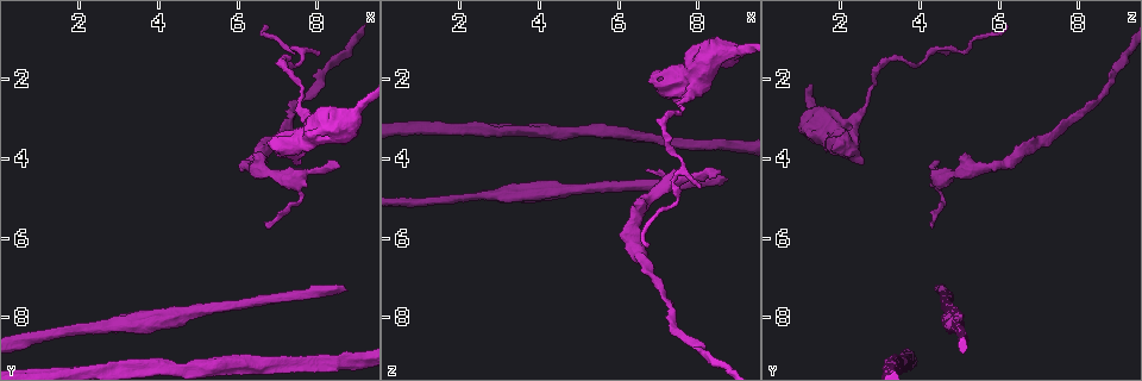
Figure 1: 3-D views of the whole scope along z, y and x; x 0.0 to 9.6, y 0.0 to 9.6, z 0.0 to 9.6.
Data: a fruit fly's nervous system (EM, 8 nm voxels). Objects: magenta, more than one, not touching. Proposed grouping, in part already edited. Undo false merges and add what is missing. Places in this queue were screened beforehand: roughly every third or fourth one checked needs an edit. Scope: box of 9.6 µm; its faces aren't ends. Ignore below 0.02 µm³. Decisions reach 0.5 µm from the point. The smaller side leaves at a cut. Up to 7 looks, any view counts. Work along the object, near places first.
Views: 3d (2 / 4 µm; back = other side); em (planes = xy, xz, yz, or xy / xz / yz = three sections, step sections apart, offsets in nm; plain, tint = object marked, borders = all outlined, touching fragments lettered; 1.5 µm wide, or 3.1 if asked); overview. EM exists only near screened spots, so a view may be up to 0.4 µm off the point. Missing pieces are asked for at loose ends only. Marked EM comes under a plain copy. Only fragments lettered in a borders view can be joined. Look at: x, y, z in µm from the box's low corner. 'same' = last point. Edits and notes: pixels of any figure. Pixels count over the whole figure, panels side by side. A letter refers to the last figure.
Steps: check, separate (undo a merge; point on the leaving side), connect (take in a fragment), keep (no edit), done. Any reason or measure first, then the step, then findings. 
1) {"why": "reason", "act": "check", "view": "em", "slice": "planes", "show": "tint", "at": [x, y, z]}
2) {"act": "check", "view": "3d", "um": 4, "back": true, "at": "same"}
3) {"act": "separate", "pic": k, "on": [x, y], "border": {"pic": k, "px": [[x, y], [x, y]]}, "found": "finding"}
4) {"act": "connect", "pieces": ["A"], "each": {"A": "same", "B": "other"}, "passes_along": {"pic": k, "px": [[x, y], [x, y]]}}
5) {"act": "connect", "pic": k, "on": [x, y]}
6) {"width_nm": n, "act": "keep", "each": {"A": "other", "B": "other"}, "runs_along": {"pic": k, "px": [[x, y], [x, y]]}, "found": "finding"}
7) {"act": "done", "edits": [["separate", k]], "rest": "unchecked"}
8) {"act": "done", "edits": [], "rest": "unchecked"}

{"why": "thin end", "act": "check", "view": "3d", "um": 4, "at": [6.70, 5.70, 4.30]}

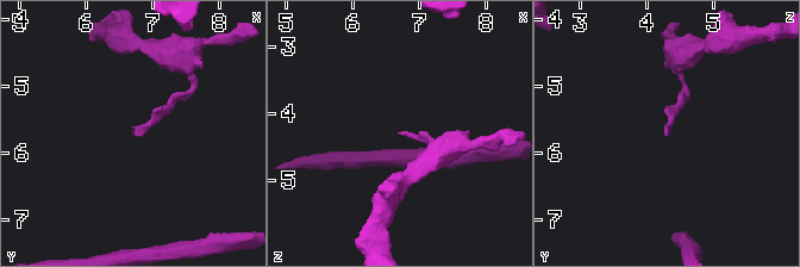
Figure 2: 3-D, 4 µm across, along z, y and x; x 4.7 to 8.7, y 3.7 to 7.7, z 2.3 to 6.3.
{"why": "need the tissue", "act": "check", "view": "em", "slice": "planes", "show": "borders", "at": [6.70, 5.65, 4.30]}

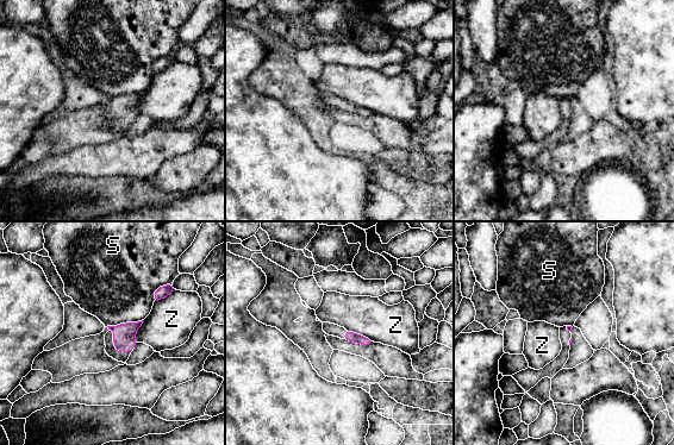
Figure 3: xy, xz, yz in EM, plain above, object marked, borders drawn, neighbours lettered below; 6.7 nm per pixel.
{"act": "keep", "each": {"S": "other", "Z": "other"}, "border": {"pic": 3, "px": [[345, 328], [368, 337], [374, 342]]}, "found": "none of them fits"}

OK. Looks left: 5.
{"why": "thin end", "act": "check", "view": "3d", "um": 2, "back": true, "at": [8.60, 4.20, 4.35]}

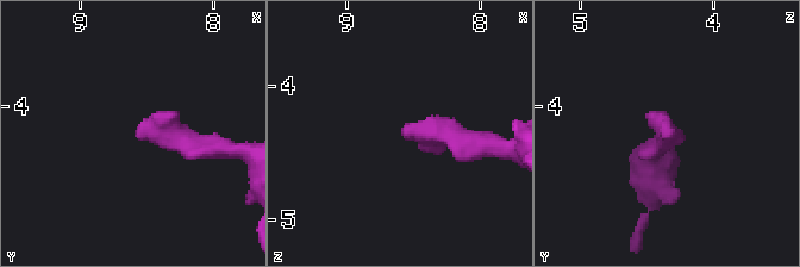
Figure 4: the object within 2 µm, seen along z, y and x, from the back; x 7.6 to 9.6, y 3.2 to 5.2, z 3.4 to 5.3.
{"act": "check", "view": "em", "slice": "yz", "step": 4, "show": "tint", "at": [8.56, 4.14, 4.30]}

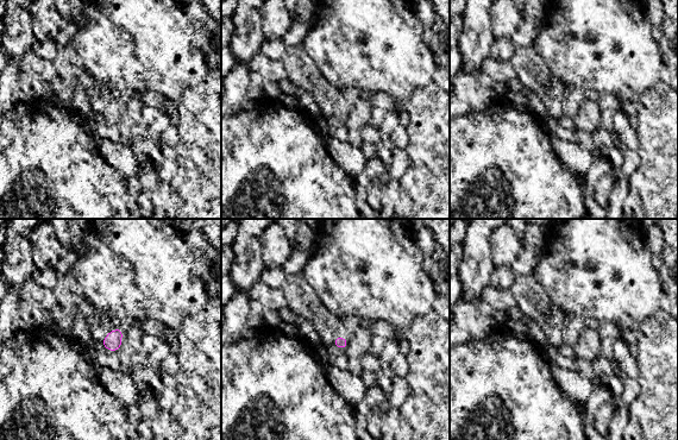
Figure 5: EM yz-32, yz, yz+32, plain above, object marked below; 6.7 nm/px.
{"why": "another direction", "act": "check", "view": "em", "slice": "planes", "show": "borders", "at": "same"}

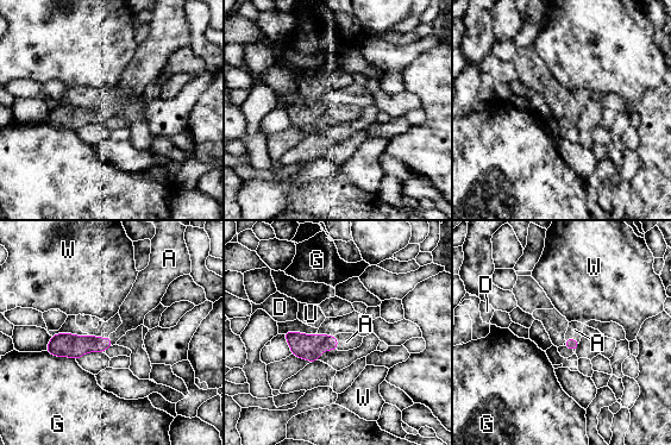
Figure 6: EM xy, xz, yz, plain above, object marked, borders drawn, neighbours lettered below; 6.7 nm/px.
{"act": "connect", "pieces": ["A"], "each": {"A": "same", "D": "other", "G": "other", "U": "other", "W": "other"}, "found": "it goes on there"}

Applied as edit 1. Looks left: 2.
{"why": "branch stops here", "act": "check", "view": "3d", "um": 2, "at": [8.10, 1.25, 4.70]}

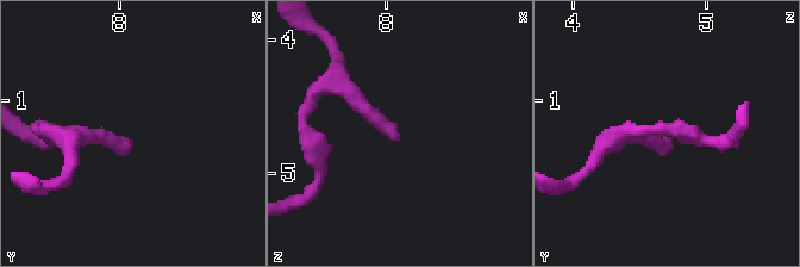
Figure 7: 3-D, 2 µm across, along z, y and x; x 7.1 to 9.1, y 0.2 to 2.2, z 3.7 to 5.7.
{"why": "now the EM", "act": "check", "view": "em", "slice": "xz", "step": 4, "show": "borders", "at": [8.10, 1.32, 4.72]}

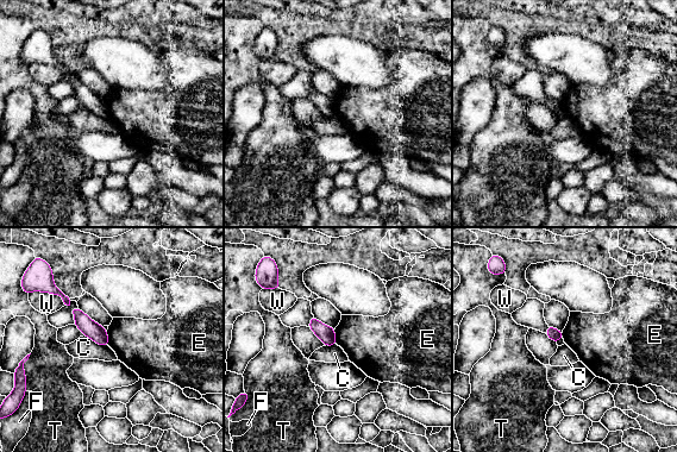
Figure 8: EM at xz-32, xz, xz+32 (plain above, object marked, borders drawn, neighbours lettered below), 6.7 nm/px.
{"act": "keep", "each": {"C": "other", "E": "other", "F": "other", "T": "other", "W": "other"}, "border": {"pic": 8, "px": [[106, 330], [110, 345]]}, "found": "no lettered fragment goes on from it"}

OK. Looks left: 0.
{"act": "done", "edits": [["connect", 6]], "rest": "unchecked"}

